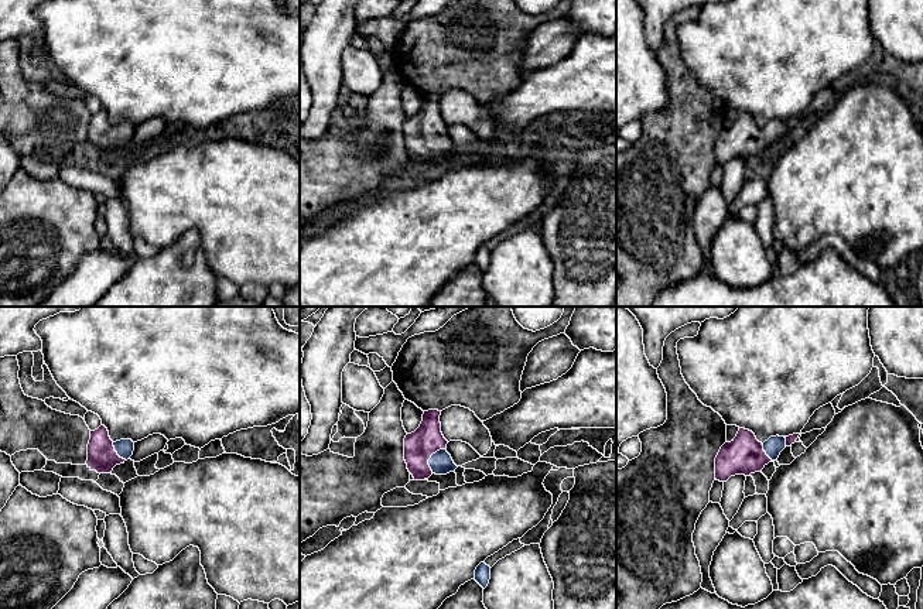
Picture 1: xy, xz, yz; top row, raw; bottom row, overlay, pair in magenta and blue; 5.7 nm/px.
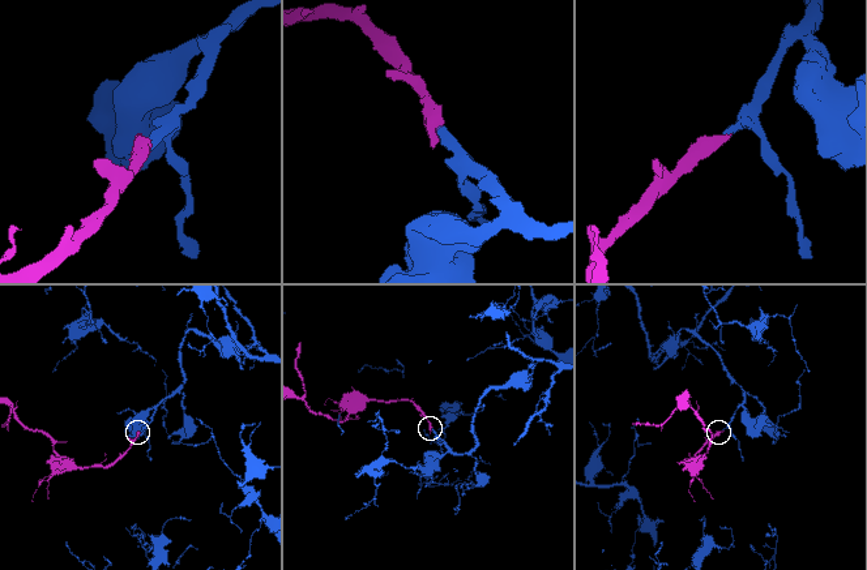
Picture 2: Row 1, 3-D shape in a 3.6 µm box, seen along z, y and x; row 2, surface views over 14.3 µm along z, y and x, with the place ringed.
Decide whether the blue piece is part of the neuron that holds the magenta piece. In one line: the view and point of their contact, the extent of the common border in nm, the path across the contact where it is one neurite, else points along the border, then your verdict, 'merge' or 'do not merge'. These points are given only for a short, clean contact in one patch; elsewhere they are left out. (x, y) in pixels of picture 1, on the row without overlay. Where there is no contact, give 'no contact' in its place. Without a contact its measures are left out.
xz (430, 140) | 170 nm | across xz (419, 130), (430, 140), (440, 146) | merge

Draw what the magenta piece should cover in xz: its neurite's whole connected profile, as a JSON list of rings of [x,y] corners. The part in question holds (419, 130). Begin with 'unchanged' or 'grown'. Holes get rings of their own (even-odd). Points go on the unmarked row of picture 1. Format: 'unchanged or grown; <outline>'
grown; [[[438,93],[424,95],[420,110],[404,122],[404,144],[414,164],[428,162],[433,157],[447,158],[458,151],[447,136],[440,99]]]

